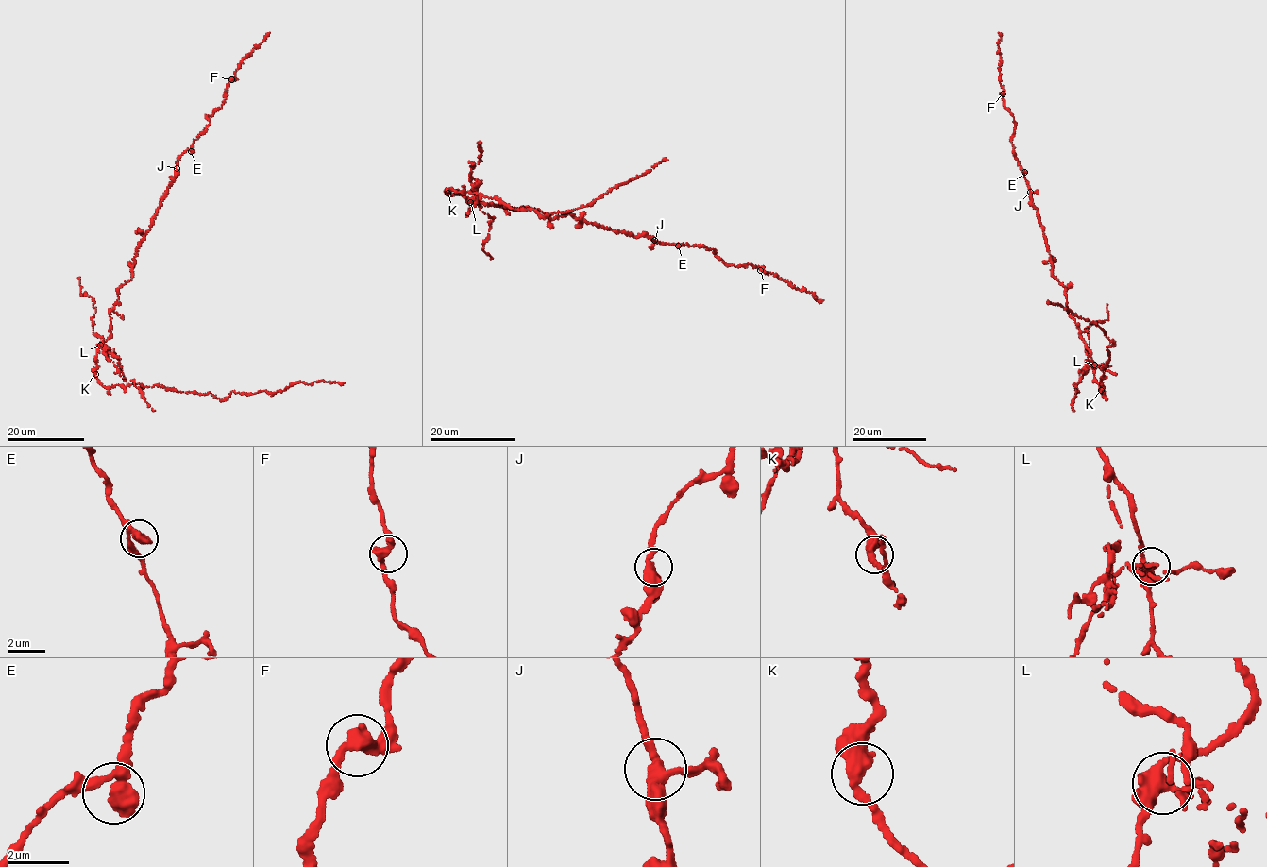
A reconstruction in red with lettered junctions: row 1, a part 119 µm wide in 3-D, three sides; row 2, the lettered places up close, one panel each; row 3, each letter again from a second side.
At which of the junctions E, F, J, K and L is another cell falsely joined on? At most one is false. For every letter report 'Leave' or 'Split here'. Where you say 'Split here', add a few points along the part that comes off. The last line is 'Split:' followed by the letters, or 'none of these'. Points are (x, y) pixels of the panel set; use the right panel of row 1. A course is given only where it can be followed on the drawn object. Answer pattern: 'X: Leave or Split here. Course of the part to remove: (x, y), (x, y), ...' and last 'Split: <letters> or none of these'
E: Leave
F: Leave
J: Leave
K: Leave
L: Split here. Course of the part to remove: (1093, 365), (1086, 366), (1089, 360), (1086, 348), (1089, 344), (1085, 329), (1108, 318), (1107, 304)
Split: L

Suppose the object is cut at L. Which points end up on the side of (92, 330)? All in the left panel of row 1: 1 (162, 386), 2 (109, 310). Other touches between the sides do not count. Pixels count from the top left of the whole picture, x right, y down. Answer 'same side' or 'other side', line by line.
1: other side
2: other side

